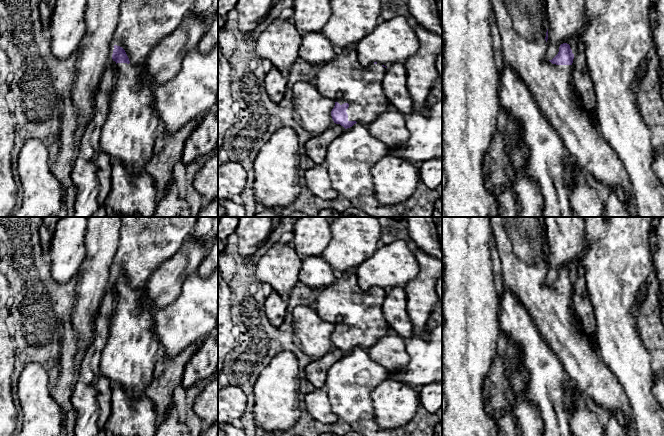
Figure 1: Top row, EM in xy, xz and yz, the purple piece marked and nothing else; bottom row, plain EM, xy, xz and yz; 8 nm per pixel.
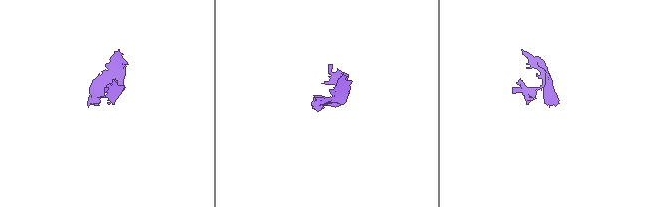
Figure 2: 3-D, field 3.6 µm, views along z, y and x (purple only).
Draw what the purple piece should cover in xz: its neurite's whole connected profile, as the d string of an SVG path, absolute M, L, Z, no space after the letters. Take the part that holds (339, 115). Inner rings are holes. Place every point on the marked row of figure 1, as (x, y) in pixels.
M355 45L347 47L341 55L336 55L333 60L320 65L314 83L323 96L335 102L331 111L334 123L340 124L345 129L356 123L369 125L380 114L391 109L383 89L386 68L377 62L367 66L361 65Z

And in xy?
M114 45L112 54L116 62L116 79L110 93L110 108L101 129L102 152L112 160L119 160L131 174L139 174L153 156L155 140L161 129L153 107L154 87L144 76L145 61L131 64L125 50Z

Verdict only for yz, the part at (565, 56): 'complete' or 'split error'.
split error

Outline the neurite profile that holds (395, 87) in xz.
M395 63L386 68L383 89L391 108L404 115L414 110L413 102L408 91L404 63Z

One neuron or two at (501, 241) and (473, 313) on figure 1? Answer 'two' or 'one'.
two

